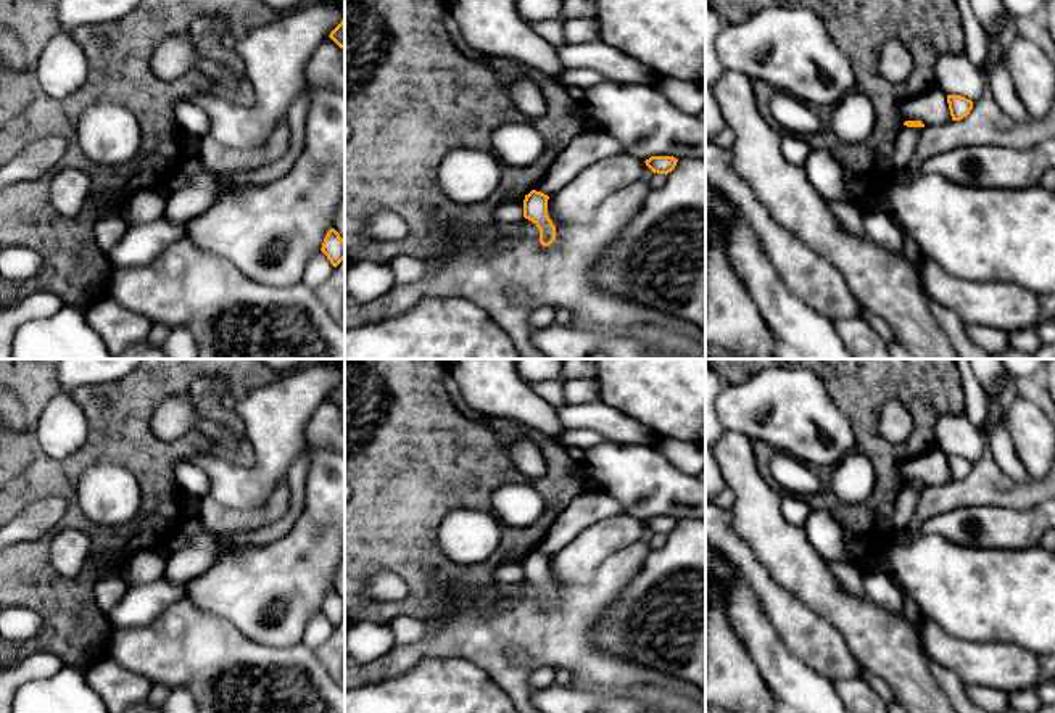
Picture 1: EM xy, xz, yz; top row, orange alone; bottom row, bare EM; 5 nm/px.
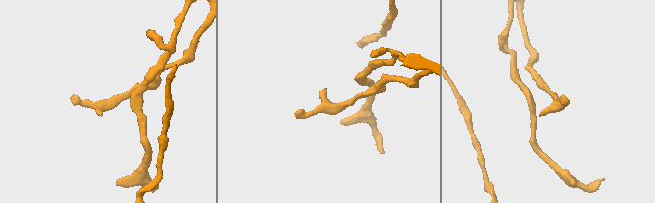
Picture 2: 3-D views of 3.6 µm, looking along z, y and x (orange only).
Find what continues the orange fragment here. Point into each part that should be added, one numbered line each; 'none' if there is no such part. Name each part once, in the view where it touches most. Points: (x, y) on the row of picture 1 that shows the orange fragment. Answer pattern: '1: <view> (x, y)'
none

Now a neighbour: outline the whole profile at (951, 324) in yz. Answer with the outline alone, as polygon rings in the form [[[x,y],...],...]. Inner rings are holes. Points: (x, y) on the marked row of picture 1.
[[[929,301],[929,311],[960,359],[991,359],[991,354],[970,338],[968,325],[952,309]]]

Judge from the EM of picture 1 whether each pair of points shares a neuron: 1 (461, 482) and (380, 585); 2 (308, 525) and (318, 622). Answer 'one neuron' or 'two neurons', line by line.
1: two neurons
2: two neurons

